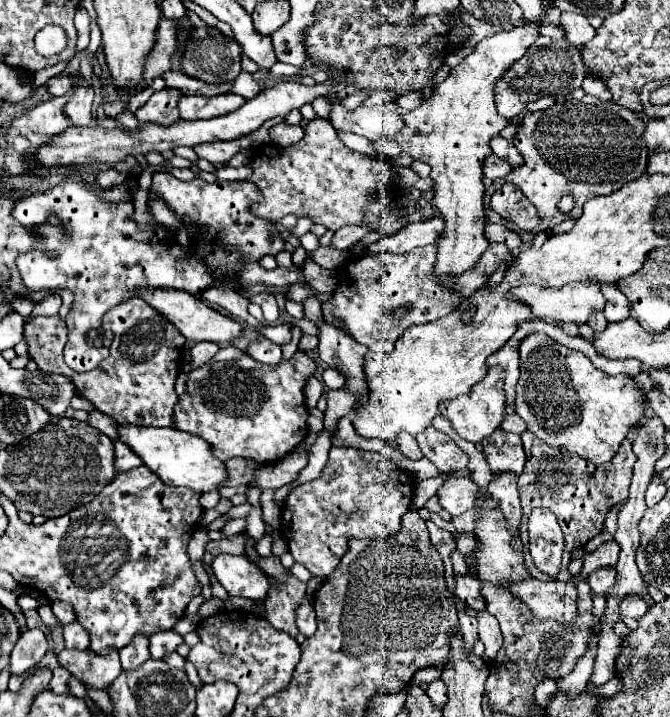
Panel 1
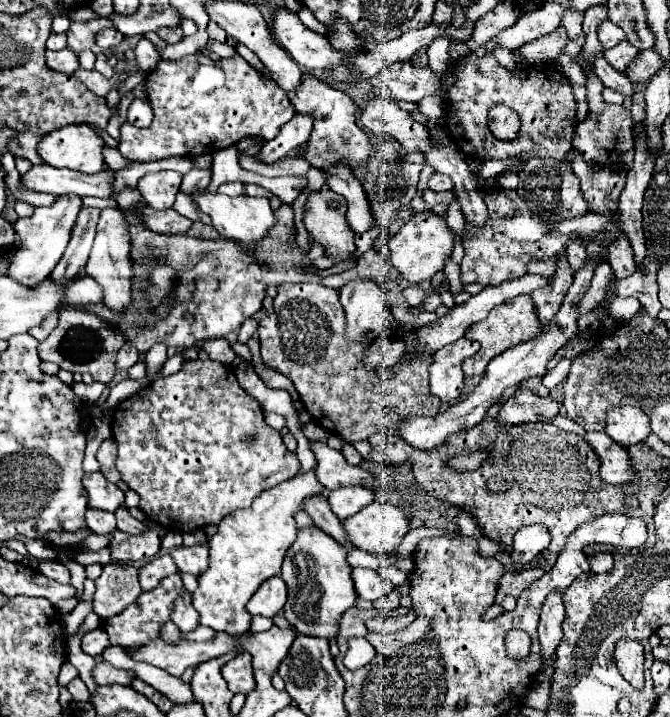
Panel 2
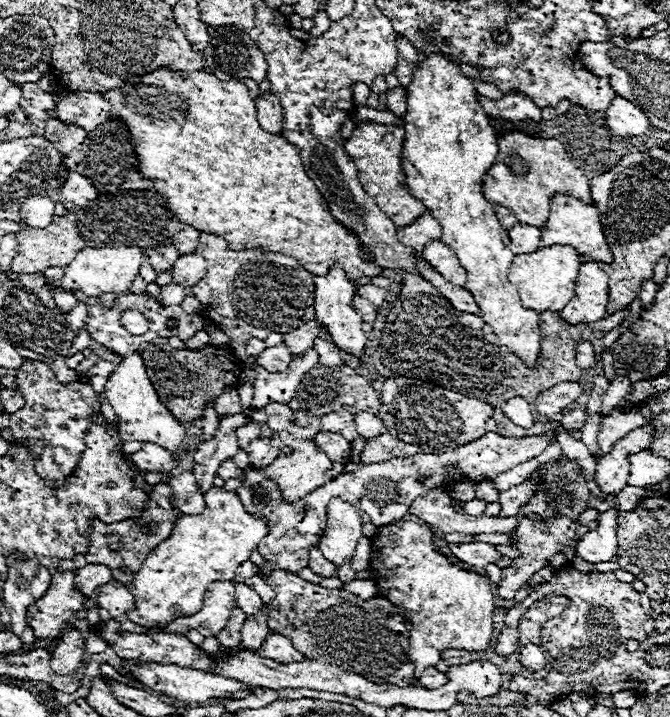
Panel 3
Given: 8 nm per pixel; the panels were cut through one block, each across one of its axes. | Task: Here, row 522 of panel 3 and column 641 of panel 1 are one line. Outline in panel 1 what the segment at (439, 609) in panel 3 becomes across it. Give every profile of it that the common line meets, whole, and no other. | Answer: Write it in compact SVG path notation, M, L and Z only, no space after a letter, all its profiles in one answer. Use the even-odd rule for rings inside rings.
M542 332L530 334L520 344L520 380L514 404L516 414L542 442L566 448L592 464L608 462L646 410L646 398L630 376L608 376L582 352L570 350Z

